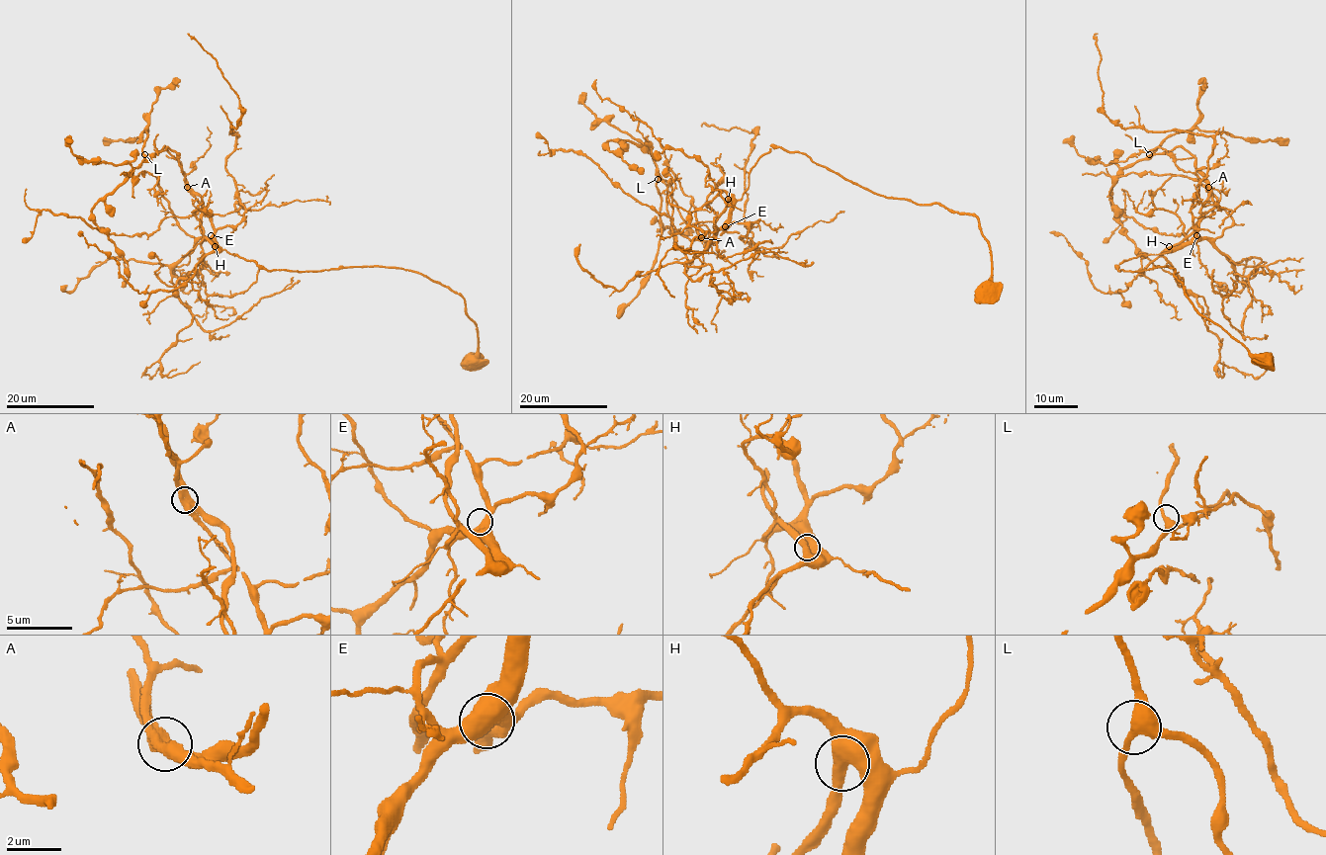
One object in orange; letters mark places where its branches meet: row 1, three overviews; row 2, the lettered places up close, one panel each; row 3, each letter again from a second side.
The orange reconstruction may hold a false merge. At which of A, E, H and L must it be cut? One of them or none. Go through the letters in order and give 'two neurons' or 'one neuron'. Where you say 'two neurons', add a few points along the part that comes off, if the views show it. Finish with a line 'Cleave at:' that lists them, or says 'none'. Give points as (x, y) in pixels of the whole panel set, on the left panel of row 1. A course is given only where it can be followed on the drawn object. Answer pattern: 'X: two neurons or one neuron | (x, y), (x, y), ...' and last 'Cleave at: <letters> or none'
A: one neuron
E: one neuron
H: one neuron
L: one neuron
Cleave at: none

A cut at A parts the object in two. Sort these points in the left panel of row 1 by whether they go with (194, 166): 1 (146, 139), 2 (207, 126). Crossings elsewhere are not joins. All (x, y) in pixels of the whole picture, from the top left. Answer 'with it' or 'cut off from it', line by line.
1: cut off from it
2: with it

